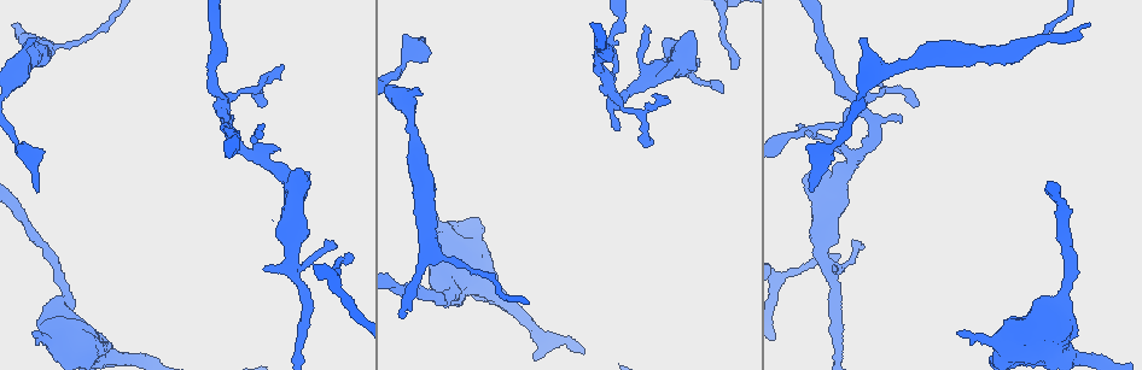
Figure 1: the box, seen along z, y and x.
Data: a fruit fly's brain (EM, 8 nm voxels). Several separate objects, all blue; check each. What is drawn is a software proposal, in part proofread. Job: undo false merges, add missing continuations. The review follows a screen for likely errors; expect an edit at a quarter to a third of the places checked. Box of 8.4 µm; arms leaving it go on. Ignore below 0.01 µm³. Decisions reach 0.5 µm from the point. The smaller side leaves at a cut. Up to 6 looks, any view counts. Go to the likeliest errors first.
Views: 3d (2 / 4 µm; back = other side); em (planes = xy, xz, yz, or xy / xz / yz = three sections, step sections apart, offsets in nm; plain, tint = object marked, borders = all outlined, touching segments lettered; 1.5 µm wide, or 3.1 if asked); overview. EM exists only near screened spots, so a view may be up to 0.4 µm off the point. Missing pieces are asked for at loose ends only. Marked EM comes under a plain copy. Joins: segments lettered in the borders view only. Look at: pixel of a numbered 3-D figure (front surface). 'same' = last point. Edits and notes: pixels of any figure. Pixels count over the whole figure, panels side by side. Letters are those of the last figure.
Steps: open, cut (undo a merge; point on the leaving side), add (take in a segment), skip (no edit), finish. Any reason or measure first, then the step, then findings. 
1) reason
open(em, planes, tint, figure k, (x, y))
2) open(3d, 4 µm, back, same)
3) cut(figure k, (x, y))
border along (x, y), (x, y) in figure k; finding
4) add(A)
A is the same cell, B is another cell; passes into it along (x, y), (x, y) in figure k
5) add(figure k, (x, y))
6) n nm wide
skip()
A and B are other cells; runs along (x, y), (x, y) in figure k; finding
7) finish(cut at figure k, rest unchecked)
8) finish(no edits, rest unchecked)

branch stops here
open(em, planes, borders, figure 1, (403, 318))

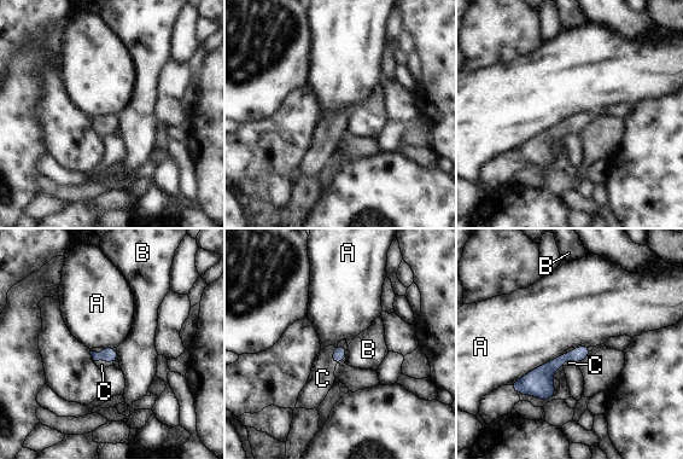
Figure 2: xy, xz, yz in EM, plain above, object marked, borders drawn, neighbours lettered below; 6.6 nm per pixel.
A touches over 400 nm
add(C)
C is the same cell, A and B are other cells; it goes on there

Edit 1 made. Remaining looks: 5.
open(overview)

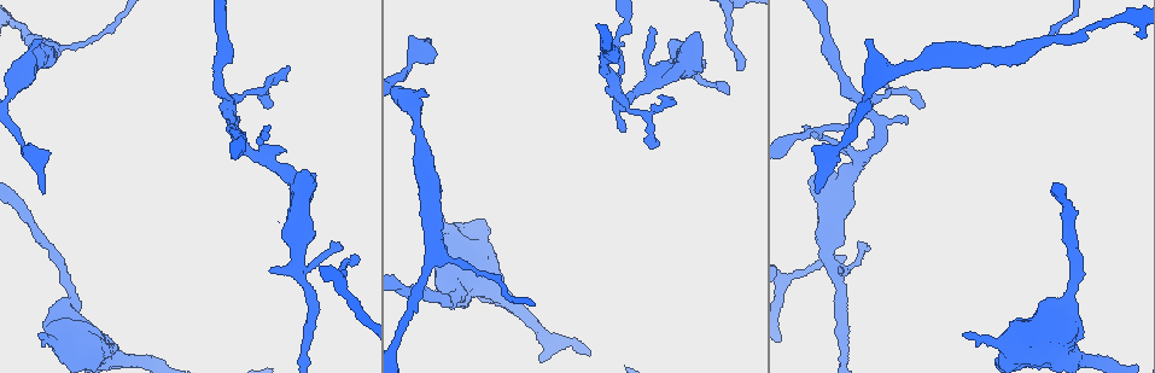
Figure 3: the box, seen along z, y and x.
branch stops here
open(em, planes, tint, figure 3, (424, 95))

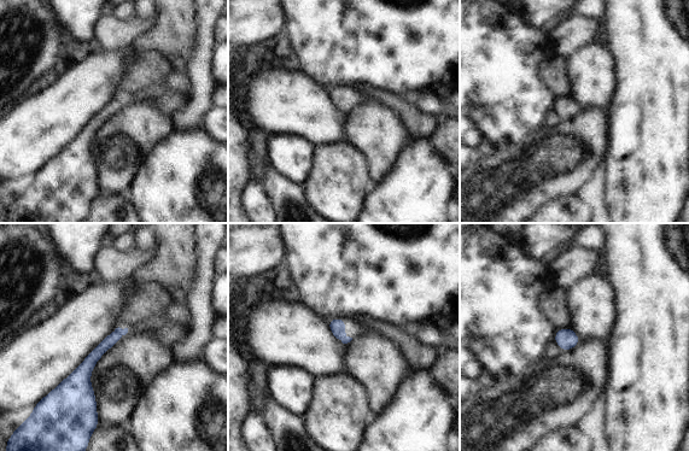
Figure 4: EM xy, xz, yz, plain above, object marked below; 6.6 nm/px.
see the neighbours
open(em, planes, borders, same)

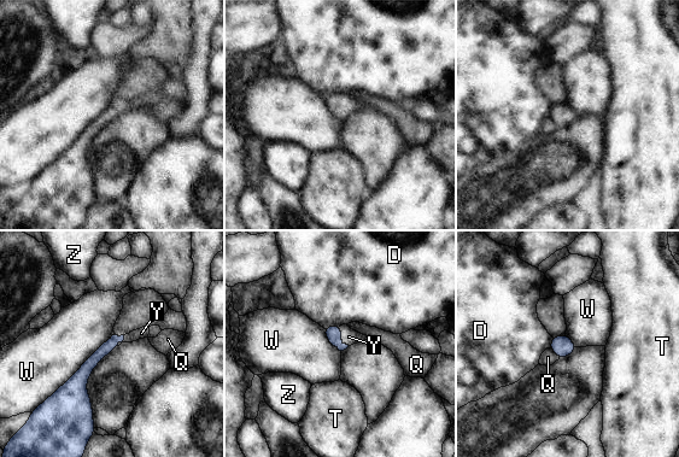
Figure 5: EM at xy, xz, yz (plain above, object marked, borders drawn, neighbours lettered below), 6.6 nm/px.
add(Y)
Y is the same cell, D, Q, T, W and Z are other cells; passes into it along (333, 333), (340, 338), (349, 337) in figure 5; the cell continues

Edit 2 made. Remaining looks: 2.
branch stops here
open(em, xz, step 4, tint, figure 3, (40, 333))

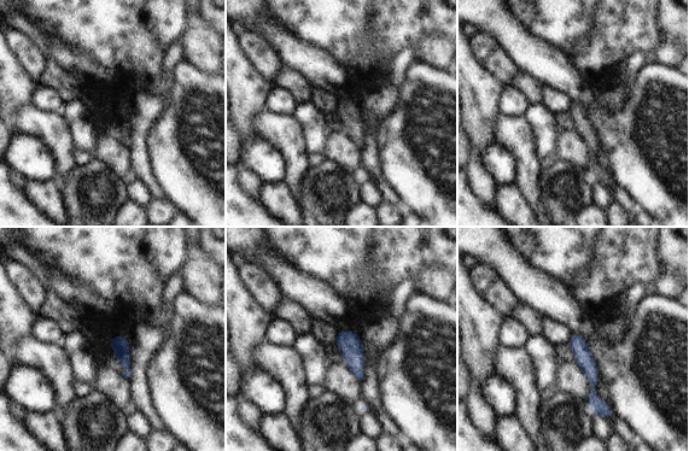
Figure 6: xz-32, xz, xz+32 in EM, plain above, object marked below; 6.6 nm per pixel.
another direction
open(em, xy, step 8, borders, same)

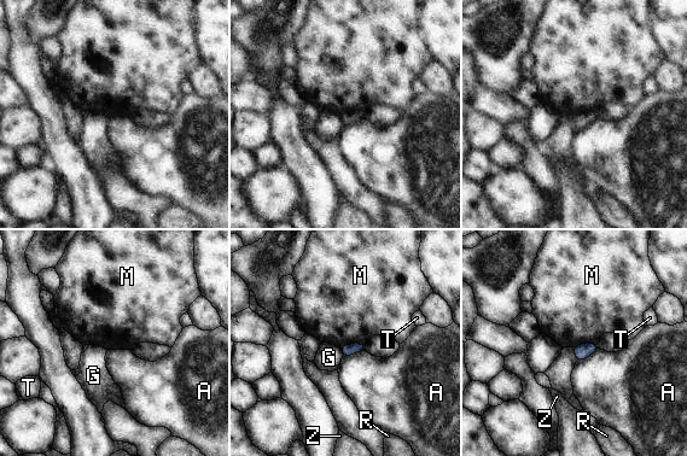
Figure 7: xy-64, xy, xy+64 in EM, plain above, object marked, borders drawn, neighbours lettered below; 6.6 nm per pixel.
A touches over 180 nm
skip()
A, G, M, R, T and Z are other cells; border along (597, 342), (582, 342), (572, 346) in figure 7; none of them fits

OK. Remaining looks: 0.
finish(add at figure 2, add at figure 5, rest unchecked)

